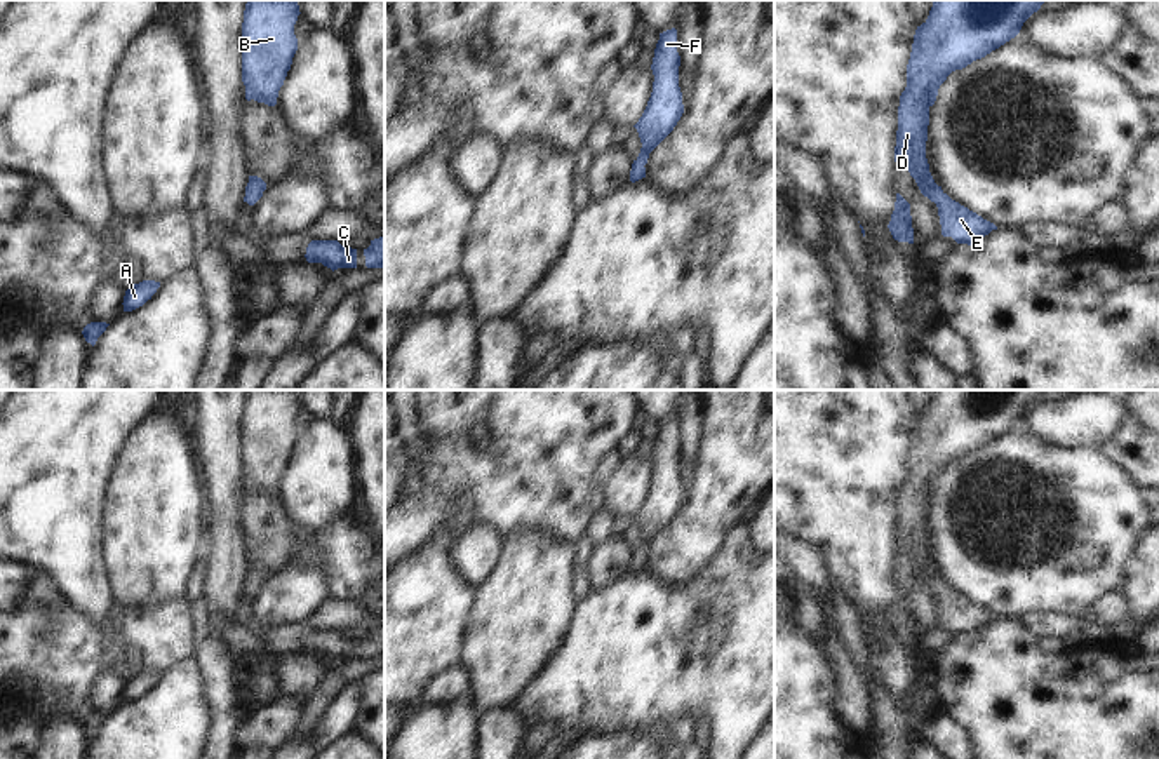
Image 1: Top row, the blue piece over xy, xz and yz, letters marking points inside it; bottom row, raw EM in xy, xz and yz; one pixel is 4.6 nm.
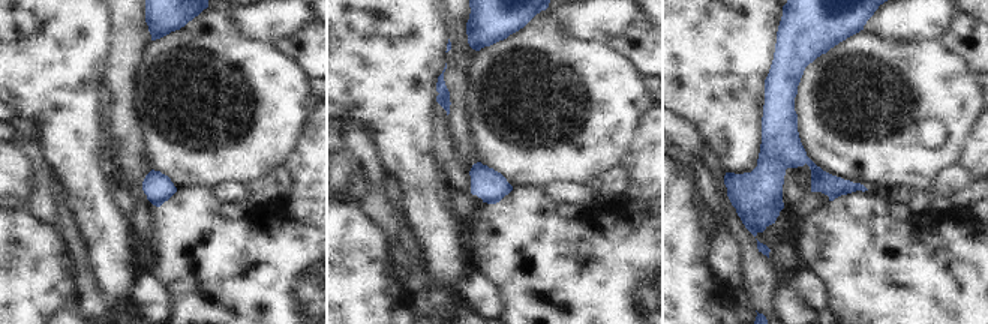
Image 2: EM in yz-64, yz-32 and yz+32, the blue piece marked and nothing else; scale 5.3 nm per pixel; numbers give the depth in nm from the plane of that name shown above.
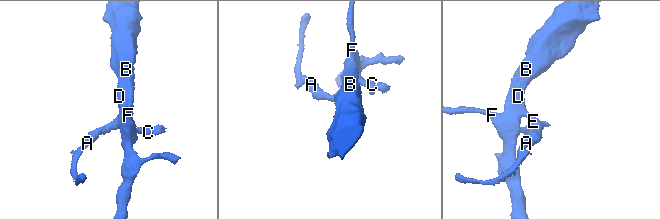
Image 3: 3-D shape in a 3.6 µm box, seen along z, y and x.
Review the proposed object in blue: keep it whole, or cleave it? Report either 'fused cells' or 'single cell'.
single cell

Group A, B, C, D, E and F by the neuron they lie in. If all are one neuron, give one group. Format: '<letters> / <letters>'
A B C D E F

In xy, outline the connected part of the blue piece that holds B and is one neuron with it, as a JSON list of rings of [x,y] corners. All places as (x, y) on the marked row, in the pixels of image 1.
[[[247,0],[242,23],[242,82],[245,99],[277,104],[298,50],[298,0]]]

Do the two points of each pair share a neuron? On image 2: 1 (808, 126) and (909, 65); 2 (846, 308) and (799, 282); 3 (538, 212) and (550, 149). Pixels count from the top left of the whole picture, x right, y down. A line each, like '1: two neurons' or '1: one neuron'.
1: one neuron
2: two neurons
3: two neurons

